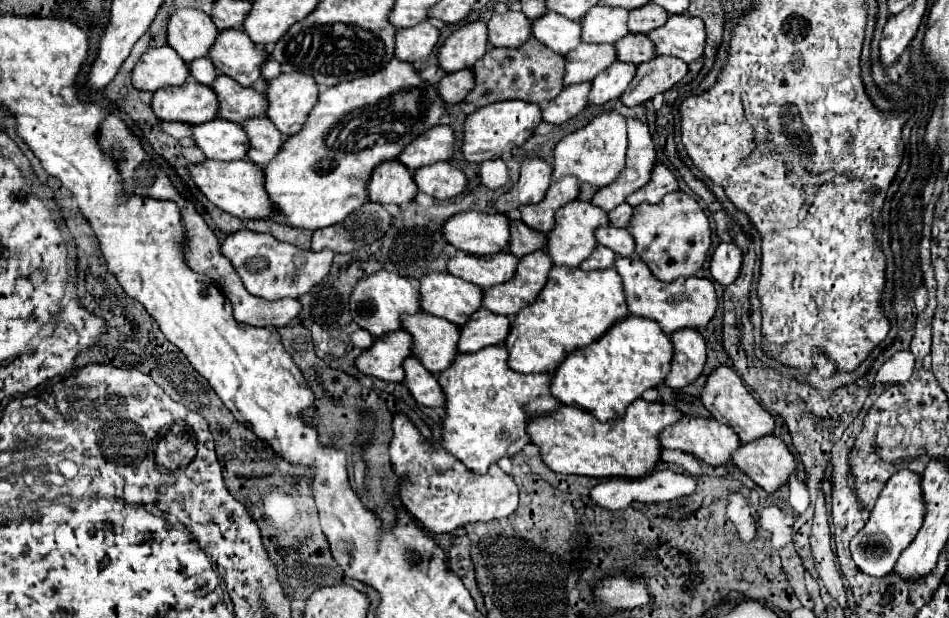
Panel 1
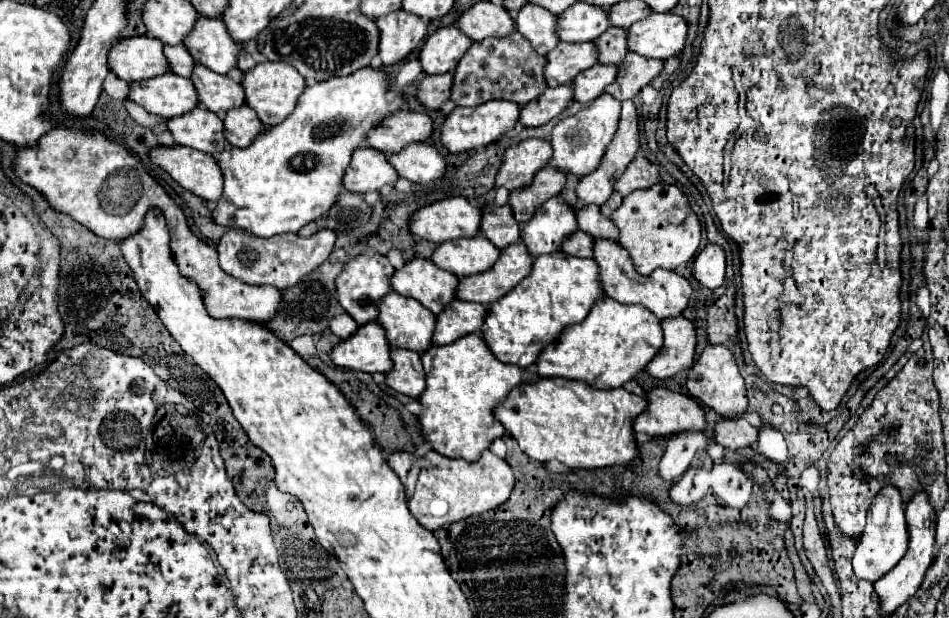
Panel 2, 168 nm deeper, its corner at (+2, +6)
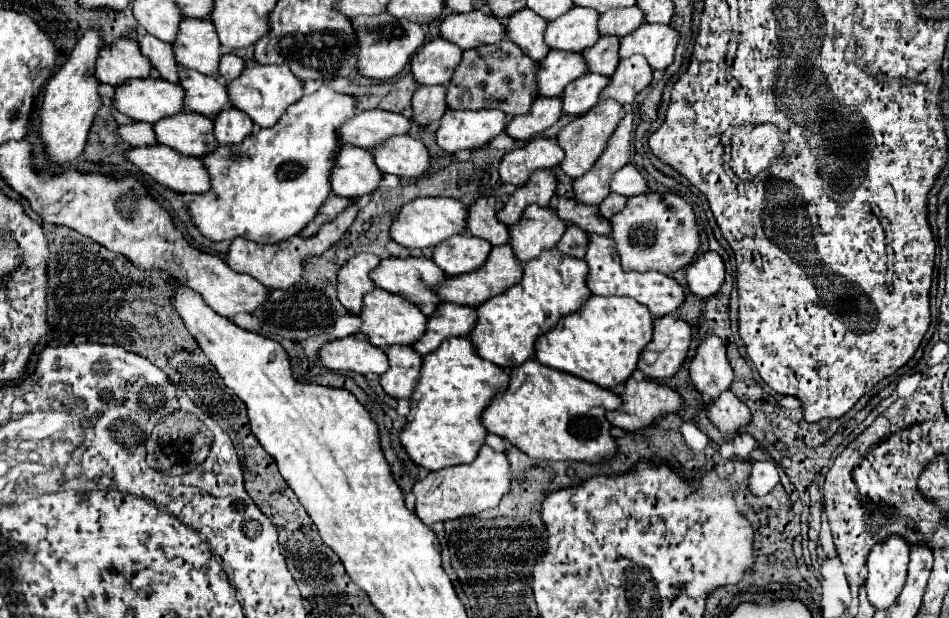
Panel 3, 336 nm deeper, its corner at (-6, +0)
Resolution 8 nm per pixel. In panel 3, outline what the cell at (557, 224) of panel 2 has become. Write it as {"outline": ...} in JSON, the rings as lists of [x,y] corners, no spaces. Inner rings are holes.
{"outline":[[[531,204],[523,210],[519,224],[509,226],[509,246],[519,262],[537,258],[543,250],[555,248],[561,240],[567,224],[553,212],[553,208],[541,208]]]}

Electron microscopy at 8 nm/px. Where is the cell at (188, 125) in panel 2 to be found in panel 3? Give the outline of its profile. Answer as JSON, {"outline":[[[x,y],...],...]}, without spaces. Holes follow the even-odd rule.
{"outline":[[[181,110],[153,124],[159,144],[165,144],[181,154],[201,158],[213,152],[217,140],[213,136],[213,120],[207,116],[195,116],[195,112]]]}

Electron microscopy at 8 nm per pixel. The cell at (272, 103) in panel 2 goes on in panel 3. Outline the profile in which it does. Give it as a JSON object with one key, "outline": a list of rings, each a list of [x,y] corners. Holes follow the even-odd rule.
{"outline":[[[253,64],[241,72],[239,78],[231,80],[227,84],[229,102],[245,112],[259,128],[271,128],[277,124],[277,120],[283,116],[283,112],[289,108],[289,104],[297,102],[303,96],[301,80],[285,66],[261,66]]]}

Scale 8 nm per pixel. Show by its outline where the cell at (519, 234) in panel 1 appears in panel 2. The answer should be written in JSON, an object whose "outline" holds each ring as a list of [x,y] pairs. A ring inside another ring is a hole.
{"outline":[[[495,204],[485,206],[481,230],[501,250],[511,244],[517,244],[521,238],[521,228],[515,222],[513,210],[509,204],[507,206],[495,206]]]}

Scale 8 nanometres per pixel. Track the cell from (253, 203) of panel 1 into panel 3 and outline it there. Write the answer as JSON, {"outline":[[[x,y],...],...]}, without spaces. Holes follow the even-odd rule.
{"outline":[[[153,144],[153,146],[141,146],[141,148],[129,148],[123,152],[125,160],[131,162],[133,166],[137,166],[143,174],[151,176],[155,182],[159,182],[165,188],[171,188],[179,194],[187,194],[187,196],[195,196],[195,194],[203,194],[207,192],[209,184],[209,176],[207,170],[203,168],[199,158],[193,156],[179,156],[179,152],[171,152],[171,148],[163,148],[161,144]]]}

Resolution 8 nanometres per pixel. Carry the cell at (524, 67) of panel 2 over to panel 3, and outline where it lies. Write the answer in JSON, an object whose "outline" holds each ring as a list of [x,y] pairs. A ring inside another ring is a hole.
{"outline":[[[509,38],[495,44],[465,50],[461,62],[457,64],[453,78],[447,86],[447,106],[453,110],[481,110],[497,108],[509,116],[527,114],[535,102],[535,70],[537,62],[523,56]]]}

